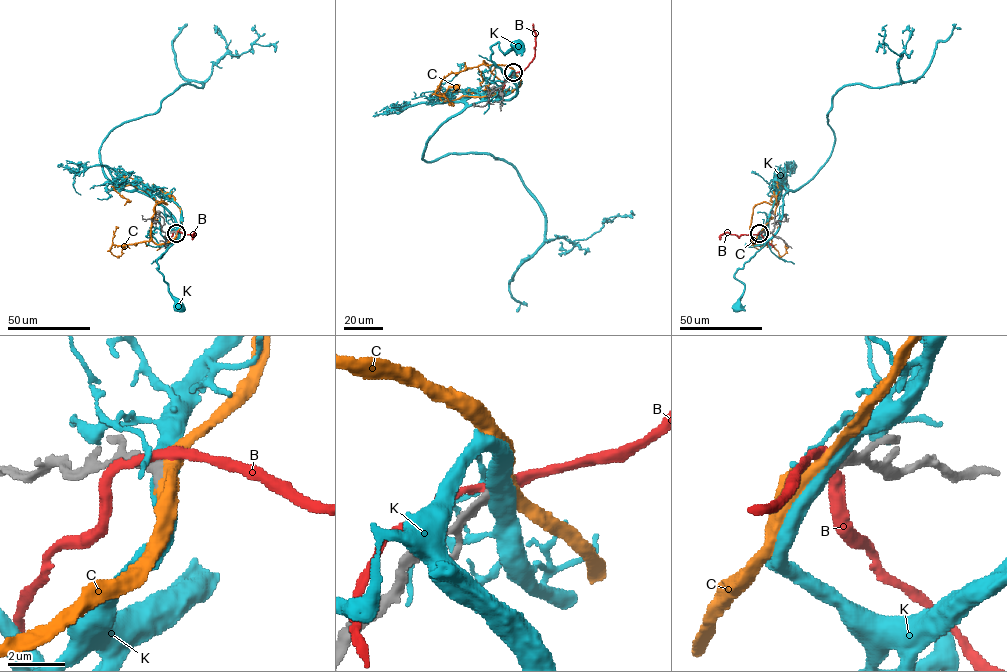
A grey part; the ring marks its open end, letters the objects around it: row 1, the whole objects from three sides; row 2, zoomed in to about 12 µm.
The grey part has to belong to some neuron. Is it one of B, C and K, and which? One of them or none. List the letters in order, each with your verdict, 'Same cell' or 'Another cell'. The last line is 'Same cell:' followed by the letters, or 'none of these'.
B: Another cell
C: Same cell
K: Another cell
Same cell: C

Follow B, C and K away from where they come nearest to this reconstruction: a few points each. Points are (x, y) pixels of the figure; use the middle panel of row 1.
B: (513, 73), (524, 69), (534, 55), (532, 24)
C: (514, 72), (520, 78), (519, 86), (502, 95), (440, 99), (449, 88), (456, 86), (452, 92)
K: (513, 73), (508, 78), (492, 61), (491, 47), (498, 42), (504, 54), (515, 48)

